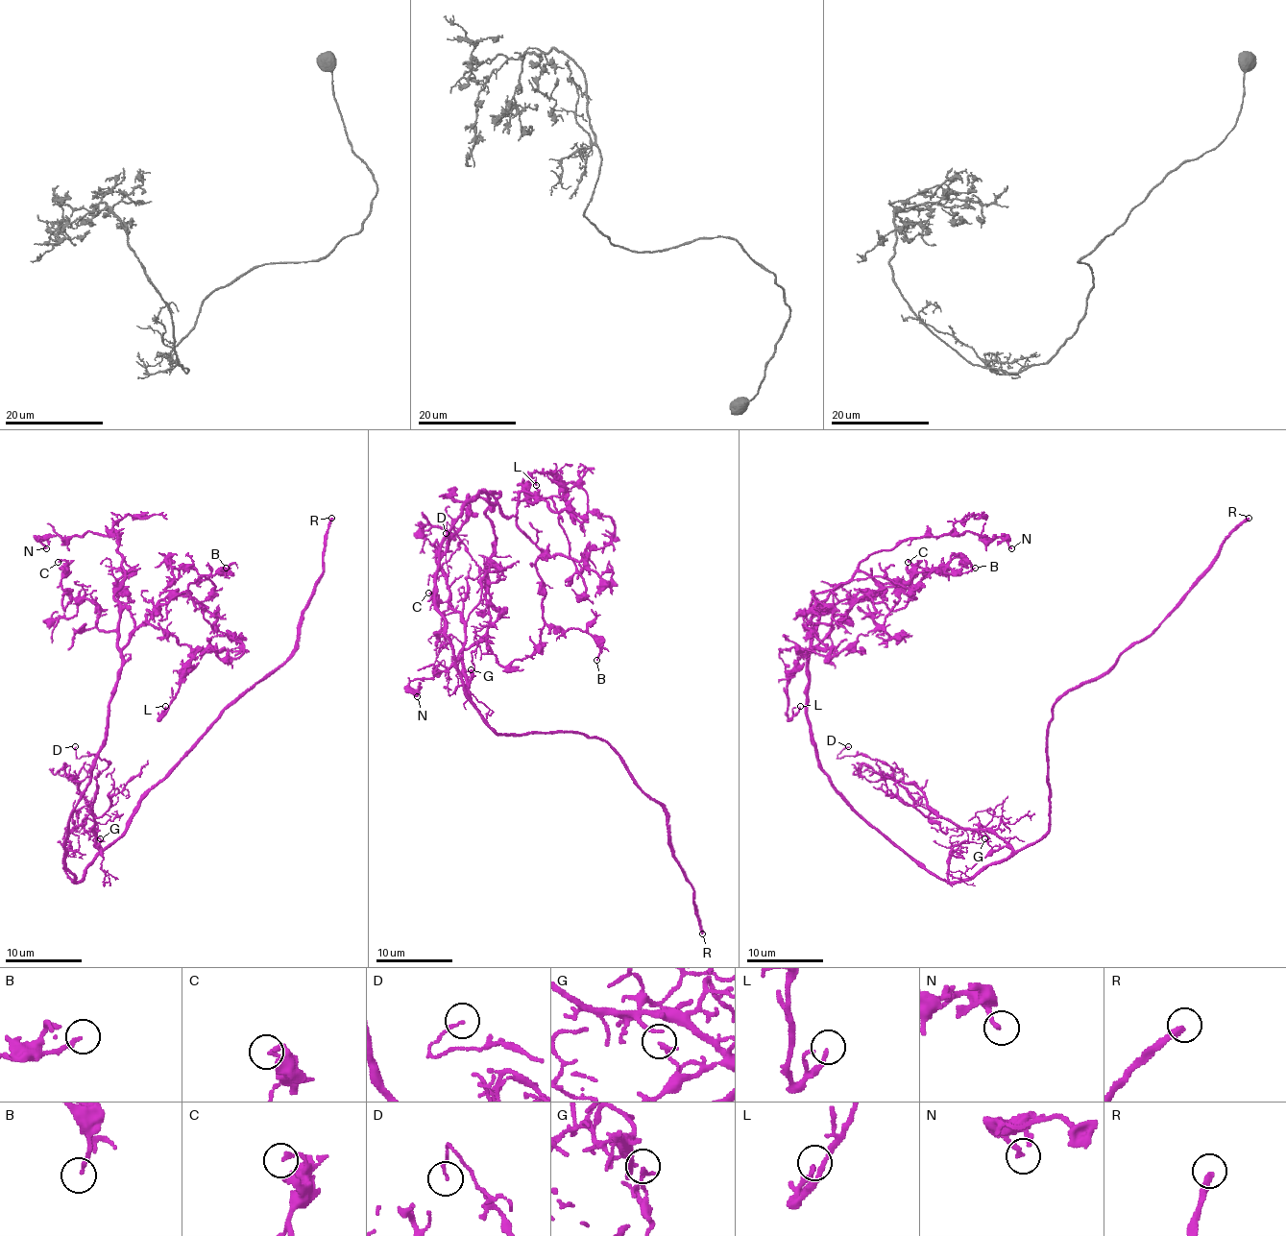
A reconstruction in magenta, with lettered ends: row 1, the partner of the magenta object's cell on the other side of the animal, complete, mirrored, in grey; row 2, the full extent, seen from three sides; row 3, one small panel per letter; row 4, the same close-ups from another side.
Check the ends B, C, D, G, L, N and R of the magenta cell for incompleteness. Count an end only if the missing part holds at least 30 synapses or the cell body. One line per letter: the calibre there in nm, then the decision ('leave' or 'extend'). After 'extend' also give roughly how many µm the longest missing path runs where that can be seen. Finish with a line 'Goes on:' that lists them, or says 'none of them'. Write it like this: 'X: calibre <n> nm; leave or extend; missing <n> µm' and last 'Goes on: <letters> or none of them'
B: calibre 160 nm; leave
C: calibre 190 nm; leave
D: calibre 110 nm; leave
G: calibre 180 nm; leave
L: calibre 150 nm; leave
N: calibre 180 nm; leave
R: calibre 280 nm; extend; missing 60 µm
Goes on: R

